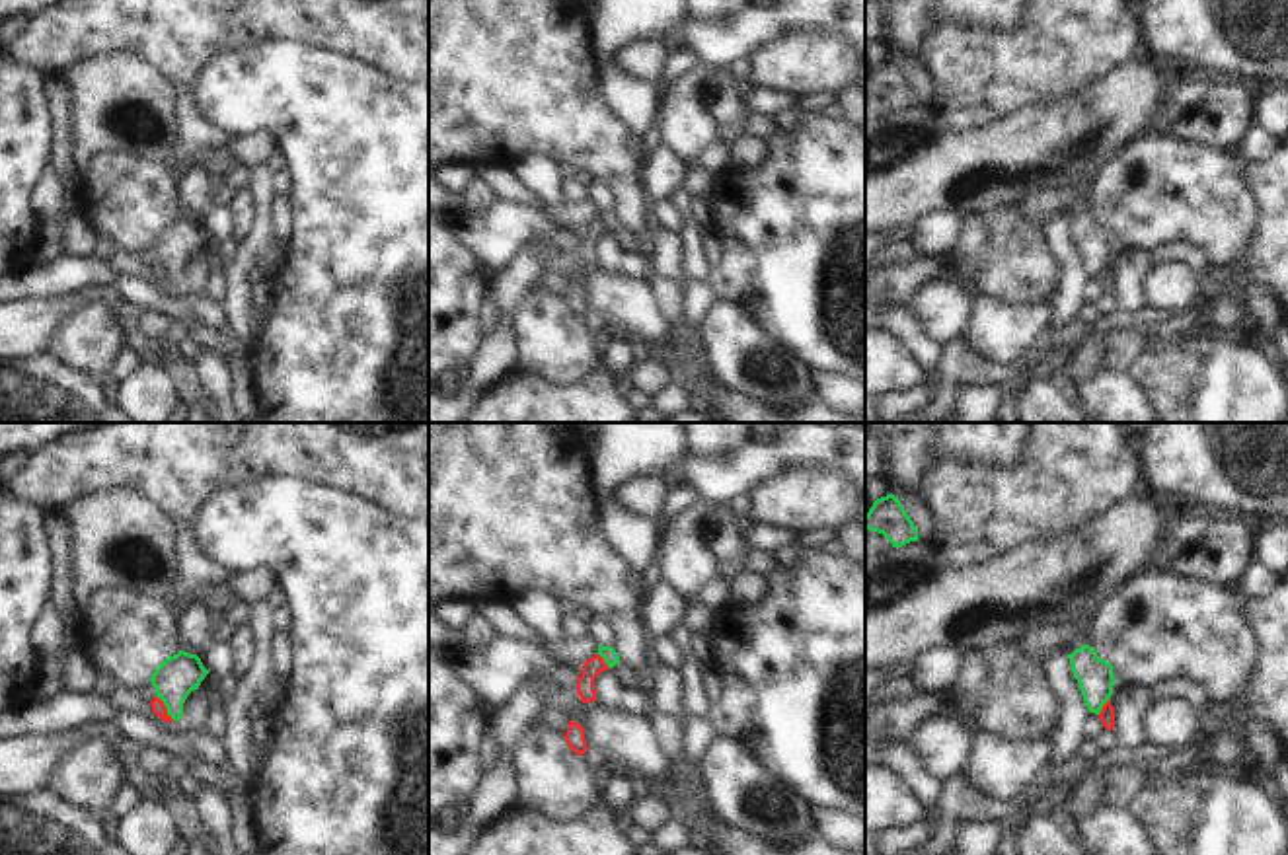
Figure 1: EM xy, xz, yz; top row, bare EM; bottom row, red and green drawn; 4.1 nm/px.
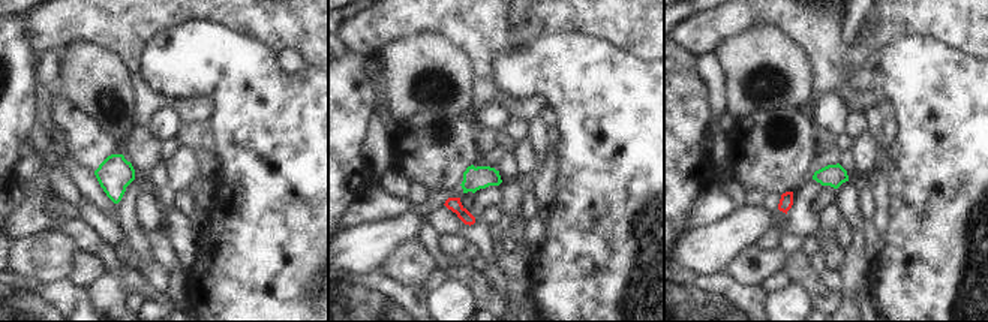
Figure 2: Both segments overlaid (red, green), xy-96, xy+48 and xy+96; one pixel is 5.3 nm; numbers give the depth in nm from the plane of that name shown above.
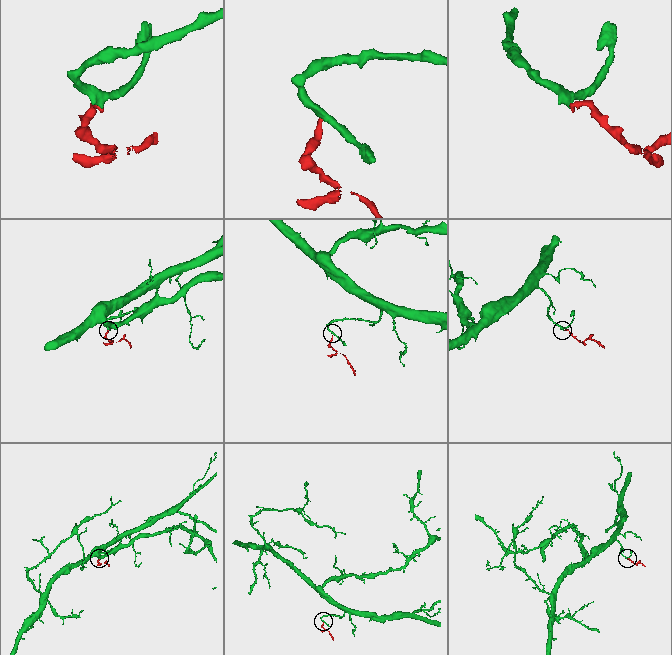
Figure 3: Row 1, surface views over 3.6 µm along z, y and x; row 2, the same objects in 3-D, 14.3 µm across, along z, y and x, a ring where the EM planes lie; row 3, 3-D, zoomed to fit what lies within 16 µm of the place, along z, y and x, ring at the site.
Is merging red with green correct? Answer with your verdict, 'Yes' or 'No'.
No

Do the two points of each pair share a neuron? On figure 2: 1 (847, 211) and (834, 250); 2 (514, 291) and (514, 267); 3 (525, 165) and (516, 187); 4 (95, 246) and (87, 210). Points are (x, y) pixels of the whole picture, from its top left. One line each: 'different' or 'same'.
1: different
2: same
3: different
4: different

